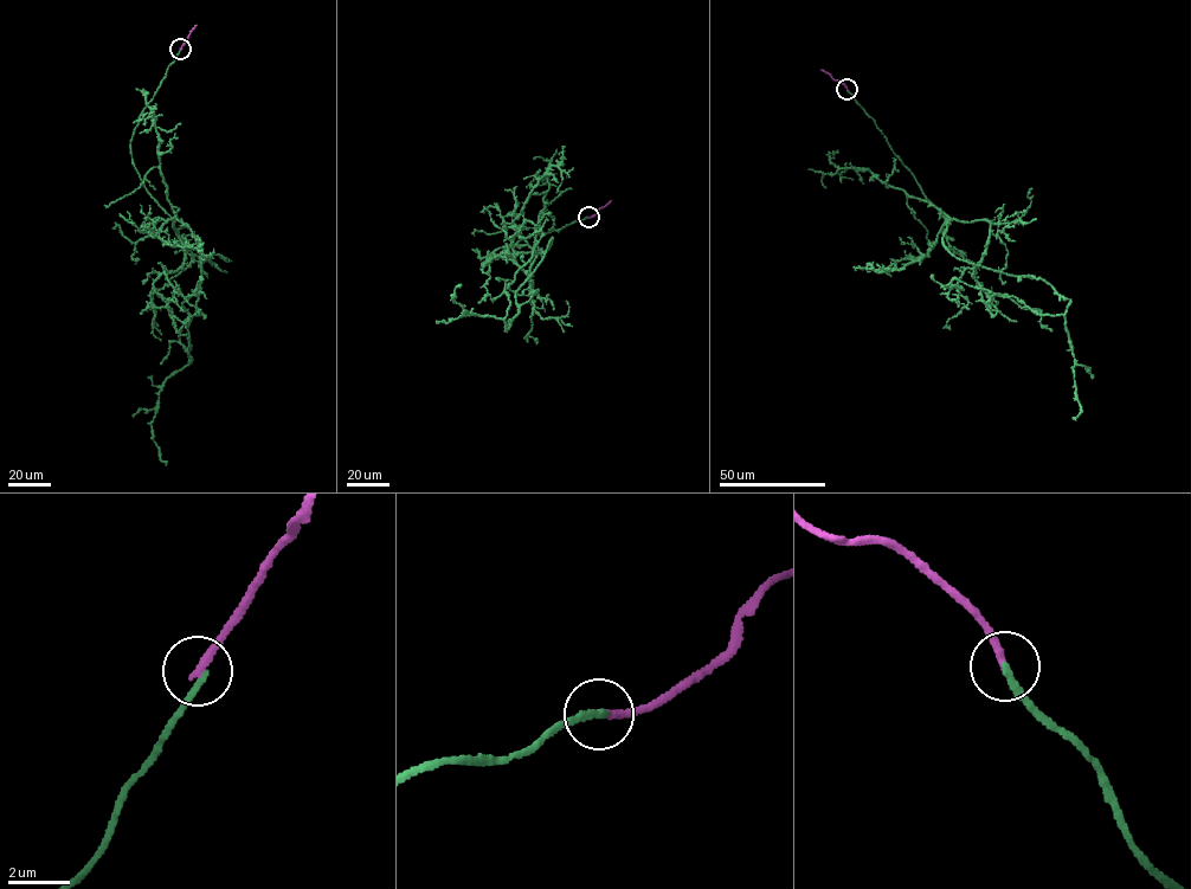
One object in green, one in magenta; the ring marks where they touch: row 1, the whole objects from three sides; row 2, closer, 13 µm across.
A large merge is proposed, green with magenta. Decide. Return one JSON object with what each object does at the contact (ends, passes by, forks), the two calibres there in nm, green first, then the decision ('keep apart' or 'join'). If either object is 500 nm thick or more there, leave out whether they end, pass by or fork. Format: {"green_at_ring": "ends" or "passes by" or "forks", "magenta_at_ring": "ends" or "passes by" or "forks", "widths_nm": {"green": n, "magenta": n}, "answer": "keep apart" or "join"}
{"green_at_ring": "ends", "magenta_at_ring": "ends", "widths_nm": {"green": 220, "magenta": 280}, "answer": "keep apart"}

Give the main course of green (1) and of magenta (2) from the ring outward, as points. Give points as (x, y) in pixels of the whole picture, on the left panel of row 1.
1: (181, 49), (130, 143), (145, 187), (199, 252), (200, 283), (181, 304), (190, 364), (179, 335), (199, 276)
2: (181, 49), (197, 25)

